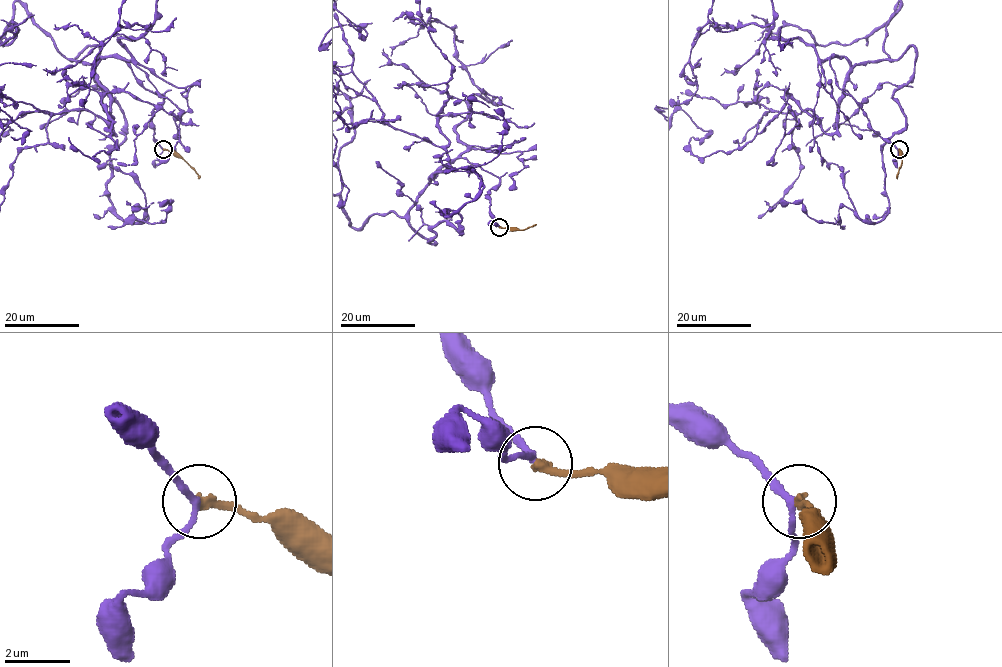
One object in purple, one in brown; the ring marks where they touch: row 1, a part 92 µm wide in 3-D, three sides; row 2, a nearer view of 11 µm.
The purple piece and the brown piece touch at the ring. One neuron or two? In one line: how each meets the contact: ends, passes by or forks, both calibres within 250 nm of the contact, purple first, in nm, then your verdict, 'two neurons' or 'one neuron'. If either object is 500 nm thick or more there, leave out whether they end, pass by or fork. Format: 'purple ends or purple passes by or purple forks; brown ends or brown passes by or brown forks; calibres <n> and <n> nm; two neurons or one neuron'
purple passes by; brown ends; calibres 190 and 240 nm; one neuron

